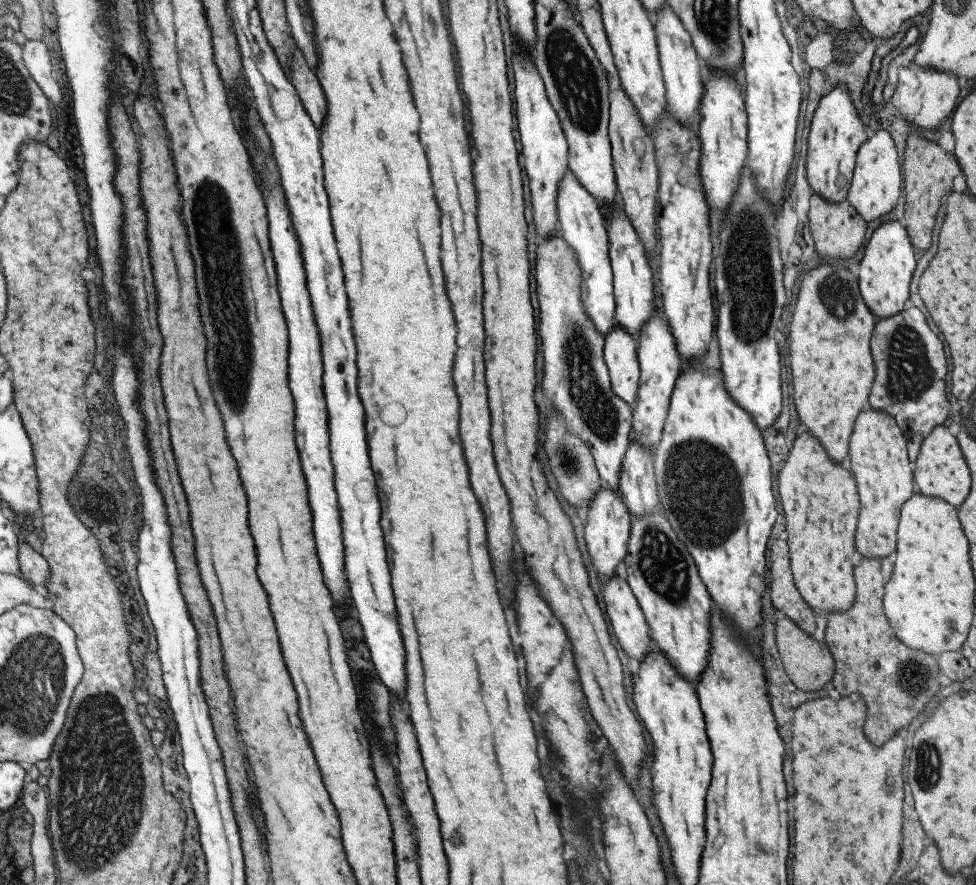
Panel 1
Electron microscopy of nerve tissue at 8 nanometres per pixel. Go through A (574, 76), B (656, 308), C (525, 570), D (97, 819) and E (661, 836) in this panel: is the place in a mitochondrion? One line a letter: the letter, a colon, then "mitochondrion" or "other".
A: mitochondrion
B: other
C: other
D: mitochondrion
E: other

